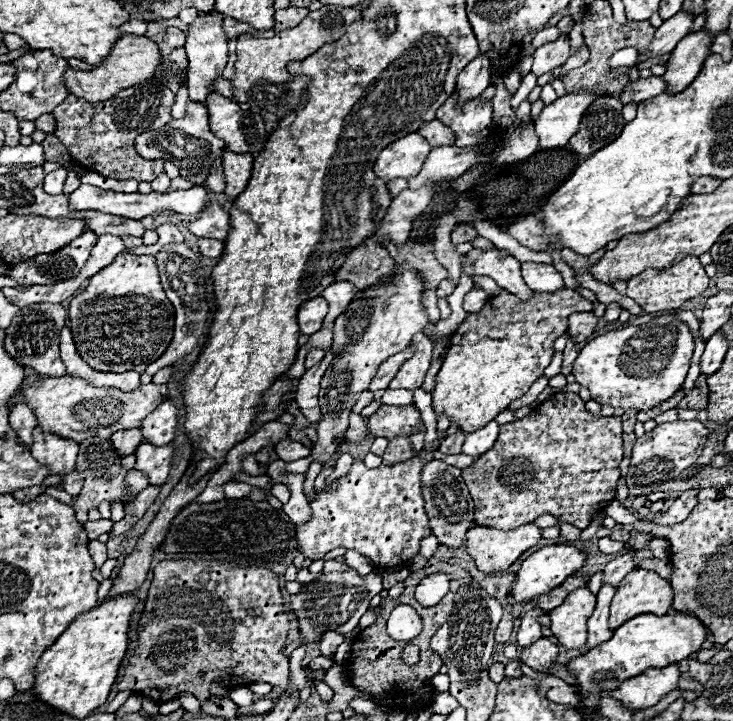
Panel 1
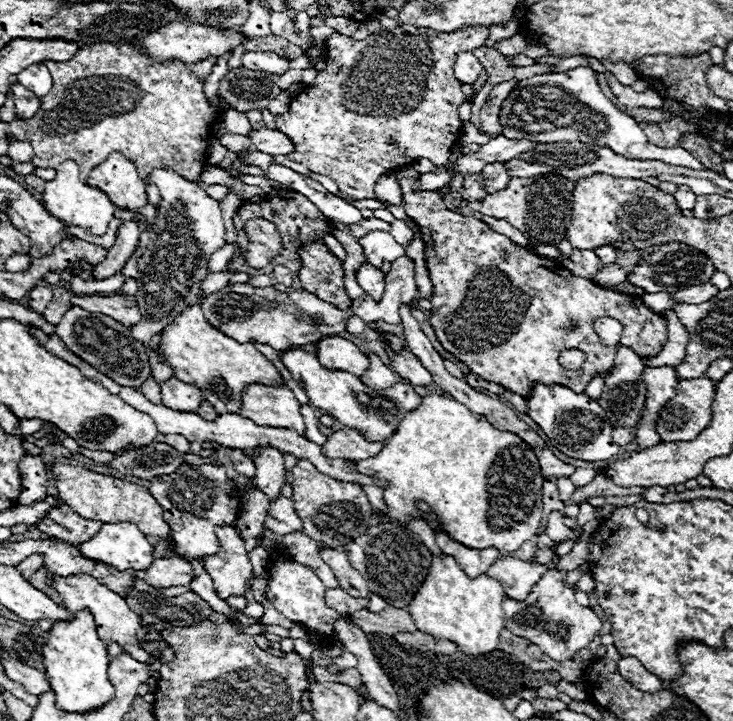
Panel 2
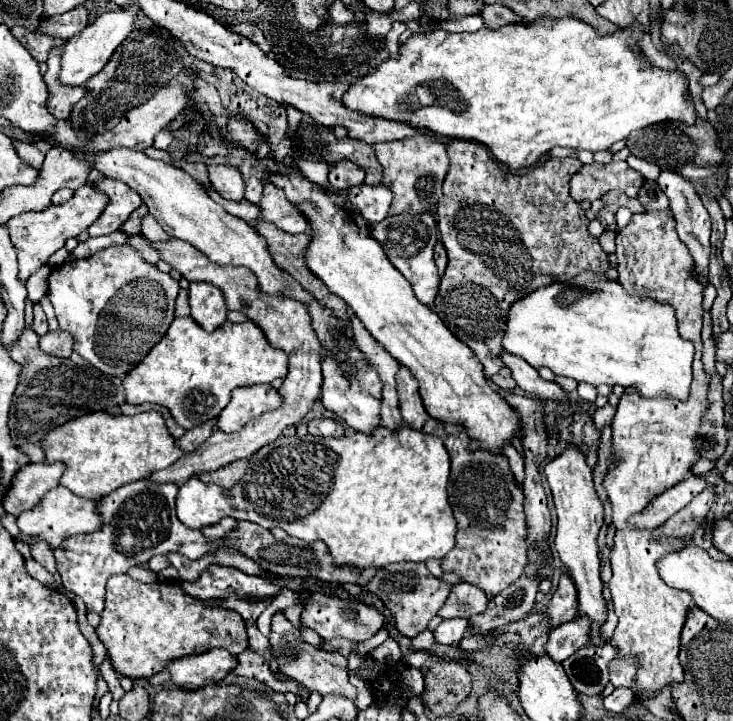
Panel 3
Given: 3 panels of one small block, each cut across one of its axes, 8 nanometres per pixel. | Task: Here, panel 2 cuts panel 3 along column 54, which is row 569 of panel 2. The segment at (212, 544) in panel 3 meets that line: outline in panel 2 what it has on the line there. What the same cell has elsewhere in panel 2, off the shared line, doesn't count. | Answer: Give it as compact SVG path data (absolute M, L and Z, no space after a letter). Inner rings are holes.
M548 568L548 572L534 584L534 590L526 596L526 600L518 602L512 598L504 598L504 618L506 628L512 634L518 634L530 642L534 642L544 654L548 654L552 660L568 660L574 658L574 654L580 648L586 648L588 642L600 632L602 620L592 612L576 604L574 590L576 586L566 586L564 578L568 572L560 572L556 568Z

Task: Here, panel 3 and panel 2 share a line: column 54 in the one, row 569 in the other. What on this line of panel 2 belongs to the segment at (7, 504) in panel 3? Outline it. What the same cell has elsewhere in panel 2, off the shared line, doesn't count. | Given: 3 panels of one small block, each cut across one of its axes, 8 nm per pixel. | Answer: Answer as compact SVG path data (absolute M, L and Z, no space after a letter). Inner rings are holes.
M442 528L434 530L434 536L436 536L436 544L440 546L440 550L444 554L450 554L458 562L458 566L462 566L462 570L472 578L484 574L502 556L502 552L496 548L476 550L476 548L460 546L460 542L450 538Z

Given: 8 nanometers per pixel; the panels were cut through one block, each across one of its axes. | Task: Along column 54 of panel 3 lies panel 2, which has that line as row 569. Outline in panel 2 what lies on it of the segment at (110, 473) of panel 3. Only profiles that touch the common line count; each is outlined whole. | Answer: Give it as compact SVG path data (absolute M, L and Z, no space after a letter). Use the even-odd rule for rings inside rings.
M432 554L430 574L426 576L426 582L422 582L422 586L418 588L418 594L412 598L408 612L414 616L418 630L434 634L434 638L458 642L458 648L464 654L476 656L498 650L498 636L504 628L502 600L504 588L498 580L488 578L488 574L470 578L448 554Z

